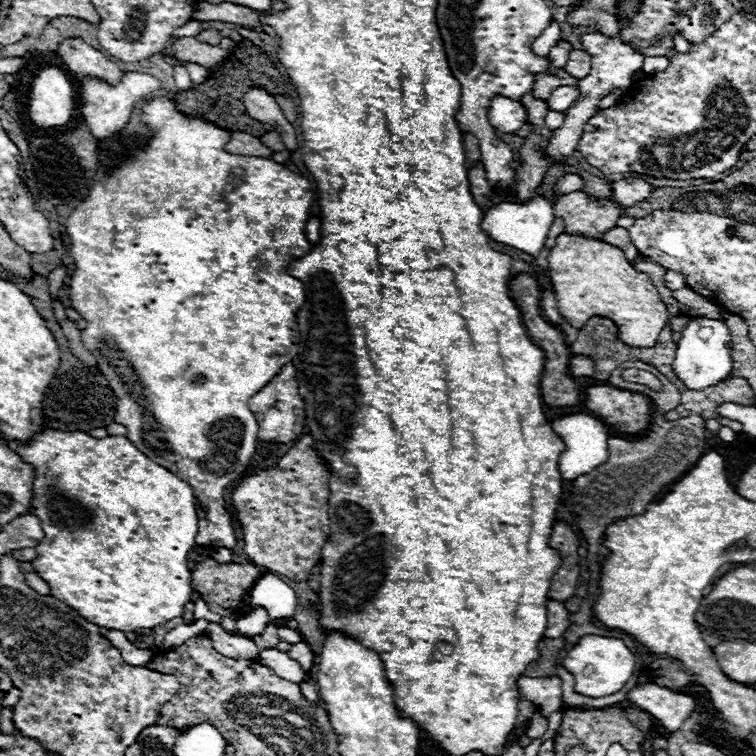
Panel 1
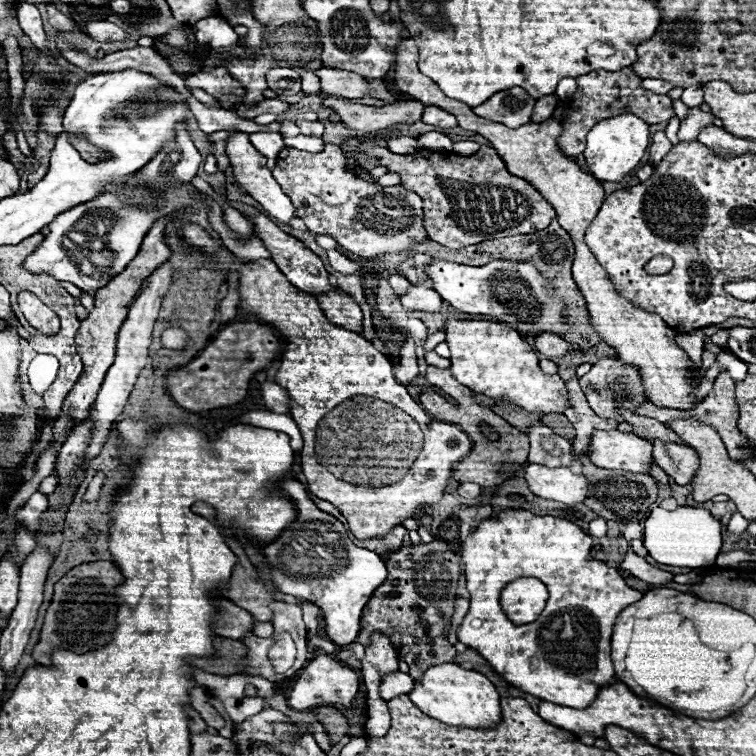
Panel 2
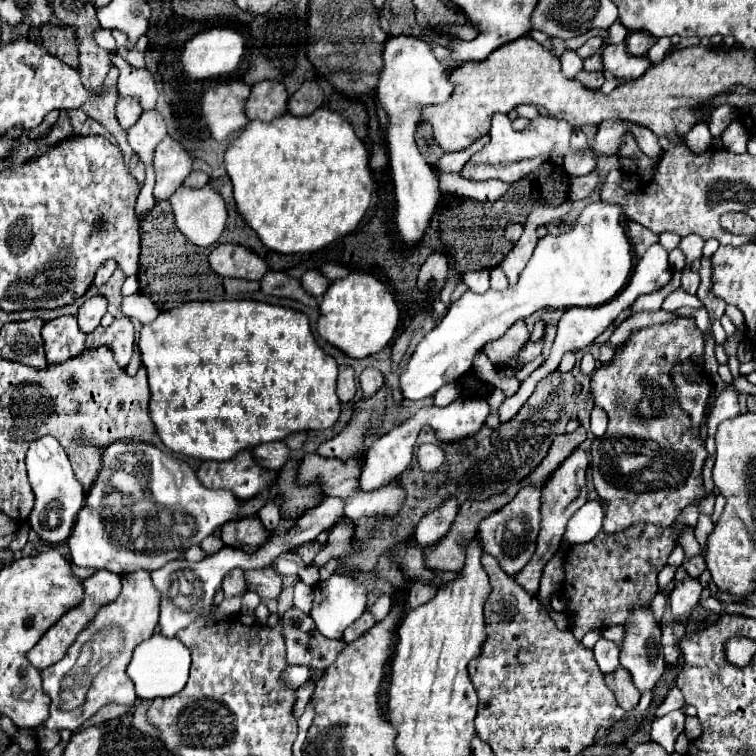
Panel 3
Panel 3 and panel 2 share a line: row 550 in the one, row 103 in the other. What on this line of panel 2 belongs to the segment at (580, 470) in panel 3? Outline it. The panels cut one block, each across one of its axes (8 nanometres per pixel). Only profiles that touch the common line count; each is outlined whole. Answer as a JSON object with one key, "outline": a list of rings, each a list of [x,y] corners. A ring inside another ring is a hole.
{"outline":[[[554,94],[538,98],[538,100],[536,100],[536,104],[534,104],[532,120],[534,120],[534,122],[544,122],[544,120],[552,118],[554,108],[556,108],[556,102],[558,102],[558,100],[556,100],[556,96],[554,96]]]}

